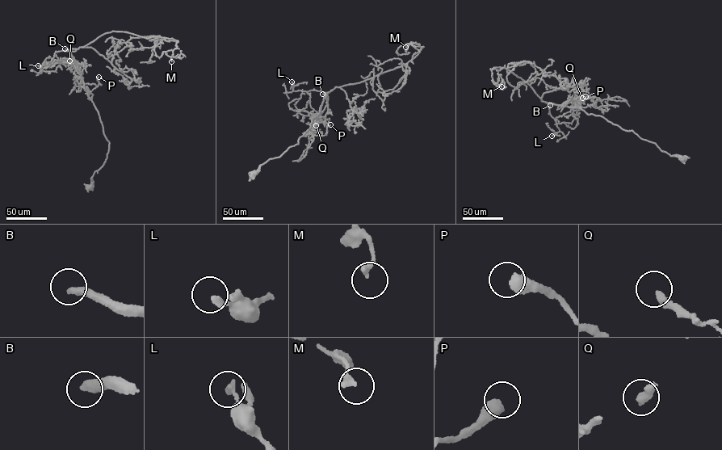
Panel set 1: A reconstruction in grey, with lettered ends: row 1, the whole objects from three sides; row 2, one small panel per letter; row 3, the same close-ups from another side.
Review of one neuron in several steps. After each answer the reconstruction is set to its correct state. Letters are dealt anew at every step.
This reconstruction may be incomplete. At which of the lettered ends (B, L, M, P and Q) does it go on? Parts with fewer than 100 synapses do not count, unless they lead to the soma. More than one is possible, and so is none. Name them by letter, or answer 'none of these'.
B

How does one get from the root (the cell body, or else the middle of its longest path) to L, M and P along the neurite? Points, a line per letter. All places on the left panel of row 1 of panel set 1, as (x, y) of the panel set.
L: (90, 187), (109, 143), (70, 52), (76, 49), (56, 52), (47, 64), (38, 65)
M: (90, 187), (109, 143), (70, 49), (106, 33), (127, 31), (176, 39), (171, 61)
P: (90, 187), (91, 178), (106, 160), (109, 143), (81, 75), (79, 84), (90, 91), (98, 85), (98, 77)

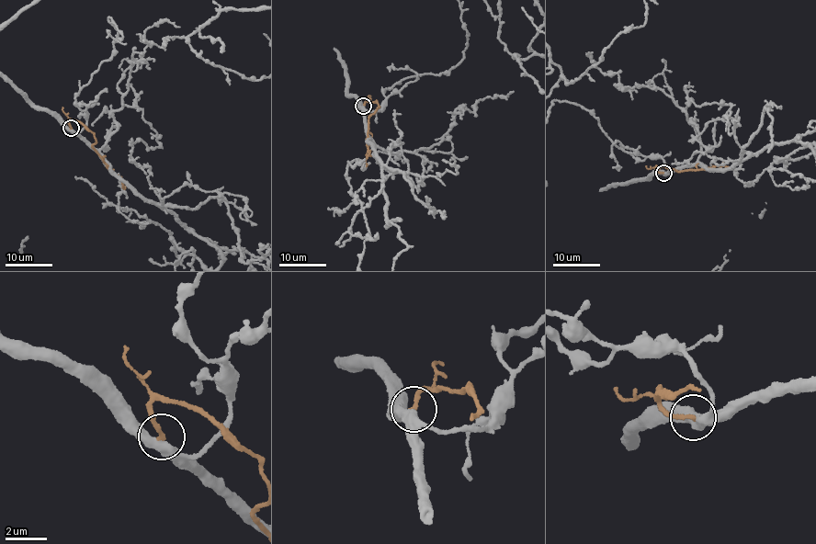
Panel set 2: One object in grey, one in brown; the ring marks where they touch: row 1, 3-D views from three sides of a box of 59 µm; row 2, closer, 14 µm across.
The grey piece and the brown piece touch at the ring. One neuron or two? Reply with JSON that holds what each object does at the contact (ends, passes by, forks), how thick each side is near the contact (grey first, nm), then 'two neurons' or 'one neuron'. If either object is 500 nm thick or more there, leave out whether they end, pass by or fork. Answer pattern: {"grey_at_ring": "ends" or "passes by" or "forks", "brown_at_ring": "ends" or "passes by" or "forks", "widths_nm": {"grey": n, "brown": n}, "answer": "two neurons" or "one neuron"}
{"grey_at_ring": "passes by", "brown_at_ring": "ends", "widths_nm": {"grey": 440, "brown": 240}, "answer": "two neurons"}

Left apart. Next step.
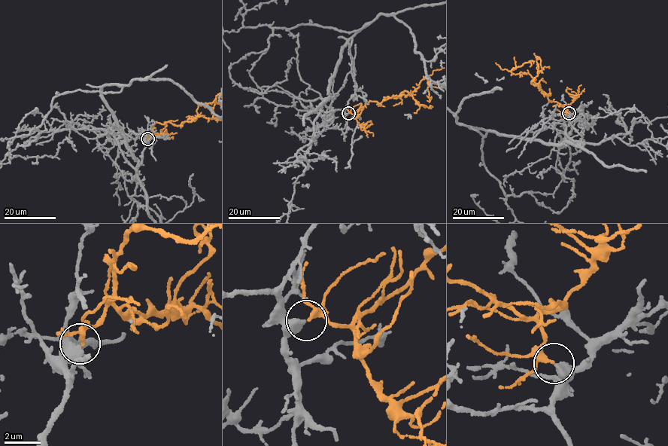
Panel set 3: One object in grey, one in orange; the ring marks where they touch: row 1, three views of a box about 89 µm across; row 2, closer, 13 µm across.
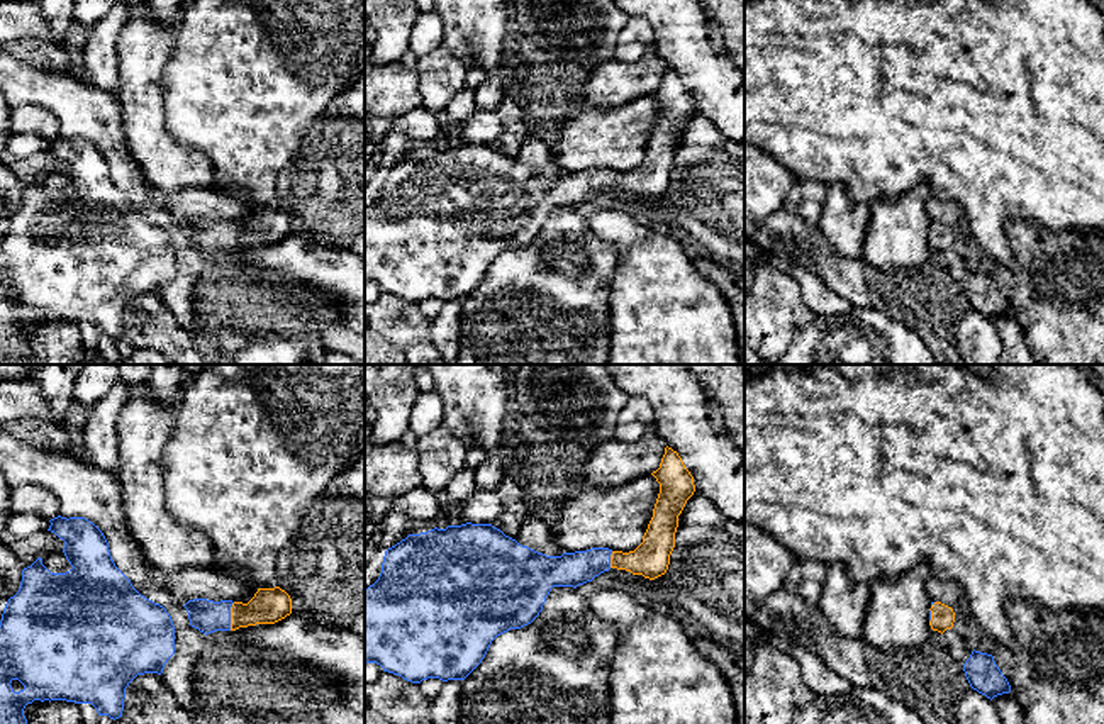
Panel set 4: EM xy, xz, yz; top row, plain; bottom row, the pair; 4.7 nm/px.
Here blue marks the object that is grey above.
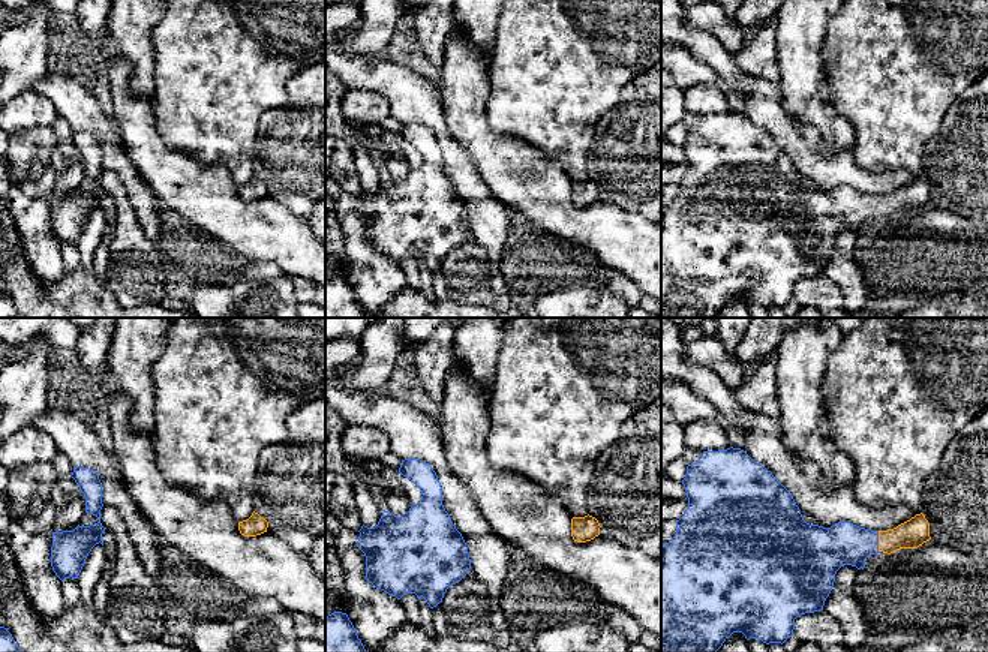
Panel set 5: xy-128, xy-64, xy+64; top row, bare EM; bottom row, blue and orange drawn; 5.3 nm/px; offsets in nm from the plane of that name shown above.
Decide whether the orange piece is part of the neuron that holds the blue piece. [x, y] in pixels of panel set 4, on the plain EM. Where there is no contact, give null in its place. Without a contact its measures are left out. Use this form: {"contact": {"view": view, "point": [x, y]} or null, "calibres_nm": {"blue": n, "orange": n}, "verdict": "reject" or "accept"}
{"contact": {"view": "xy", "point": [229, 236]}, "calibres_nm": {"blue": 160, "orange": 170}, "verdict": "accept"}

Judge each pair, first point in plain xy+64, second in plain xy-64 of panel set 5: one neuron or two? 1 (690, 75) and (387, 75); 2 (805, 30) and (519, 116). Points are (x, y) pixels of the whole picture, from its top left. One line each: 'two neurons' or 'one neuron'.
1: one neuron
2: two neurons

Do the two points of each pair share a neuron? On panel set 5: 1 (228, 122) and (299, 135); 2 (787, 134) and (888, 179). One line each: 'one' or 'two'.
1: two
2: one

